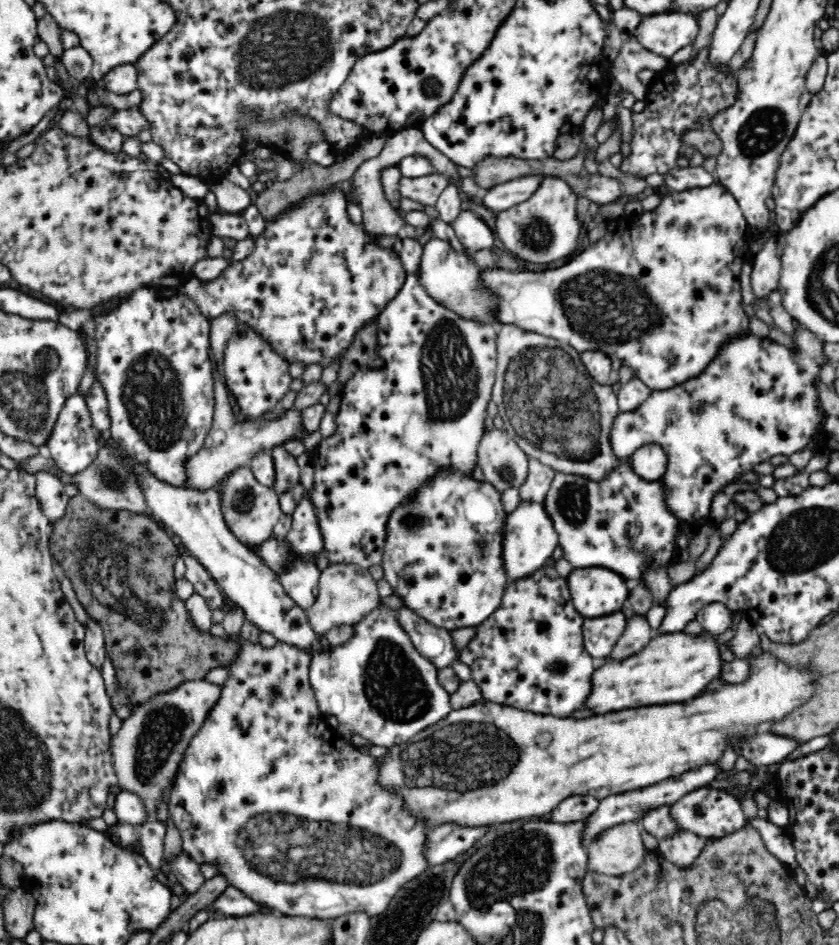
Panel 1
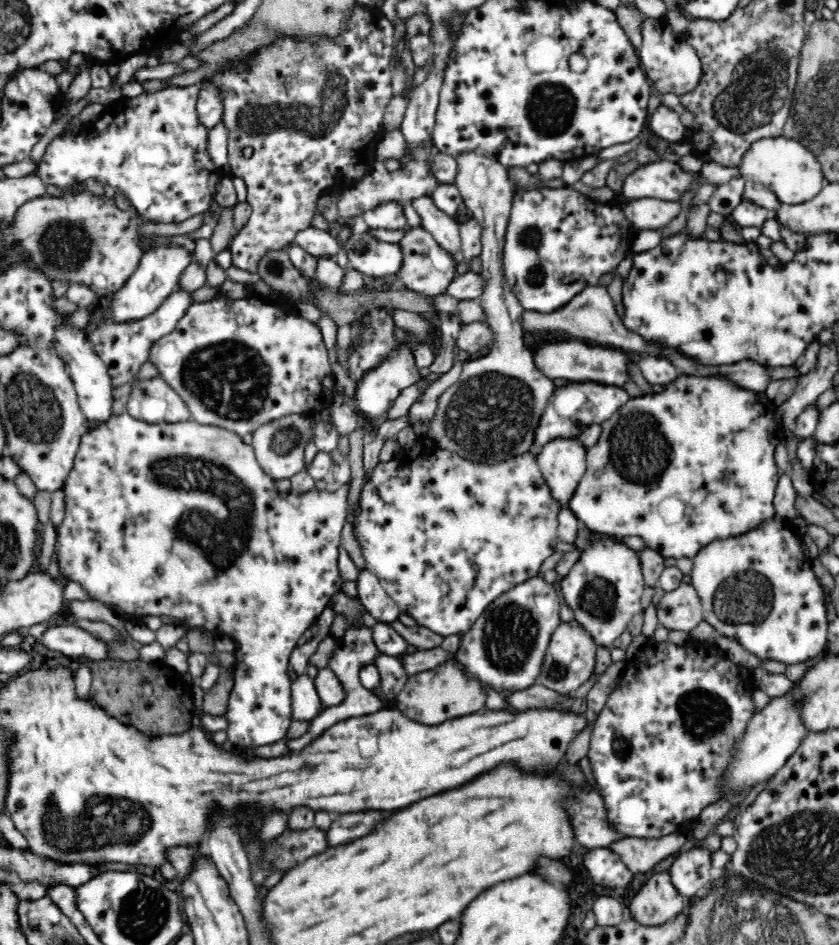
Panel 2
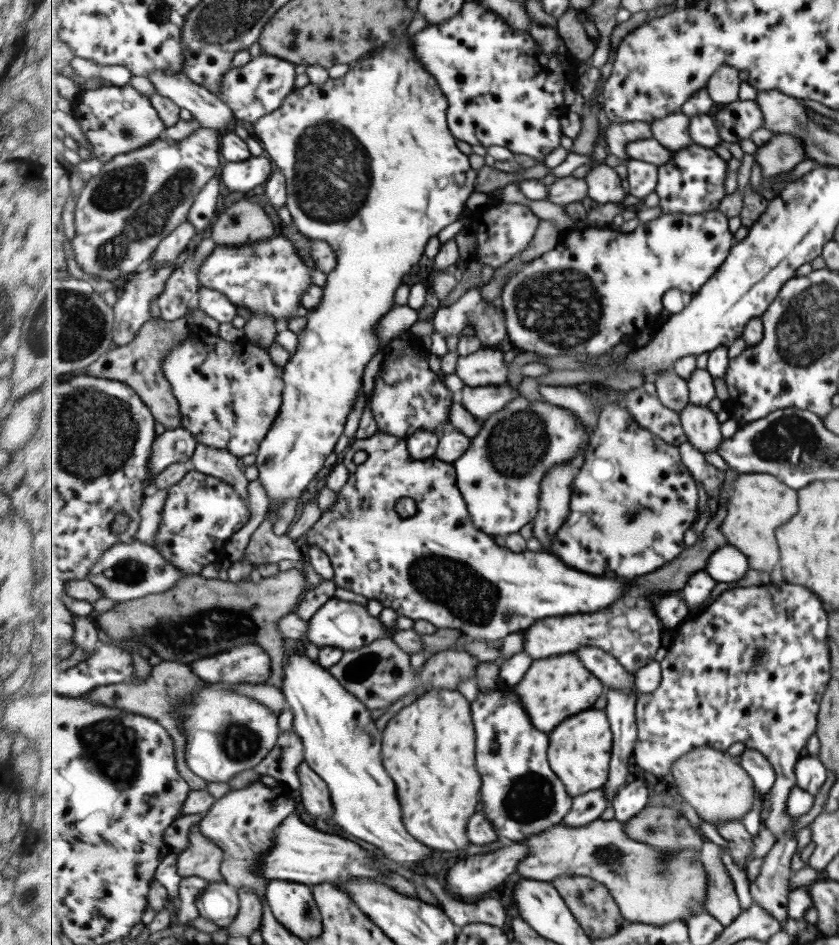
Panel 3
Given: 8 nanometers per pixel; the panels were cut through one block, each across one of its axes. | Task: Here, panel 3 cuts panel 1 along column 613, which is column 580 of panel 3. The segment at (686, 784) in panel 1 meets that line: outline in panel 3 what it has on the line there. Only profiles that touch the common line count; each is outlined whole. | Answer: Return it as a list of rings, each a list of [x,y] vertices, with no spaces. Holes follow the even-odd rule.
[[[603,789],[575,797],[573,808],[562,824],[565,826],[587,826],[595,820],[599,820],[609,805]]]

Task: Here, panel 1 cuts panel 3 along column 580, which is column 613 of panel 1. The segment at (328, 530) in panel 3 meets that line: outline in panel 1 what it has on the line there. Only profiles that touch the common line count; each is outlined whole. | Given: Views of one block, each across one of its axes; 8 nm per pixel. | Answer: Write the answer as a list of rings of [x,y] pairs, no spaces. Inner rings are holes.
[[[608,567],[574,569],[567,578],[576,610],[588,618],[620,611],[630,594],[626,581]]]

